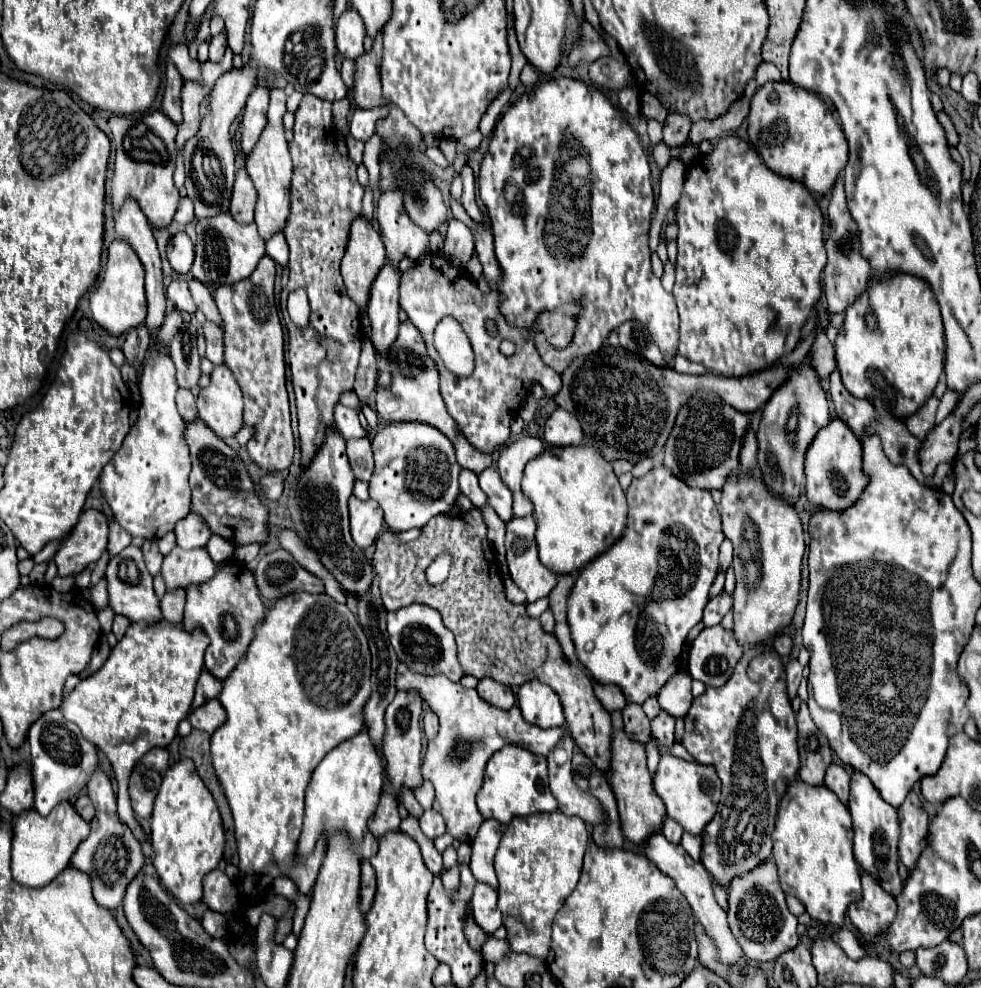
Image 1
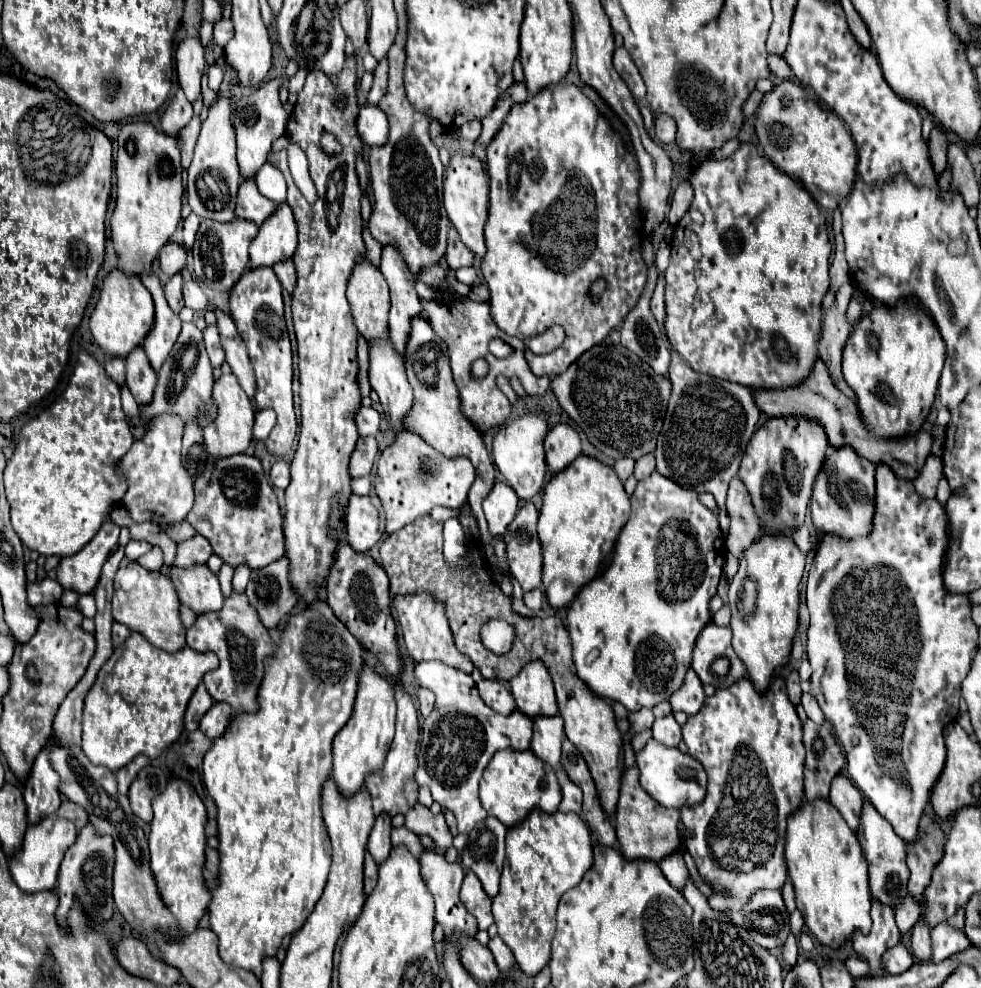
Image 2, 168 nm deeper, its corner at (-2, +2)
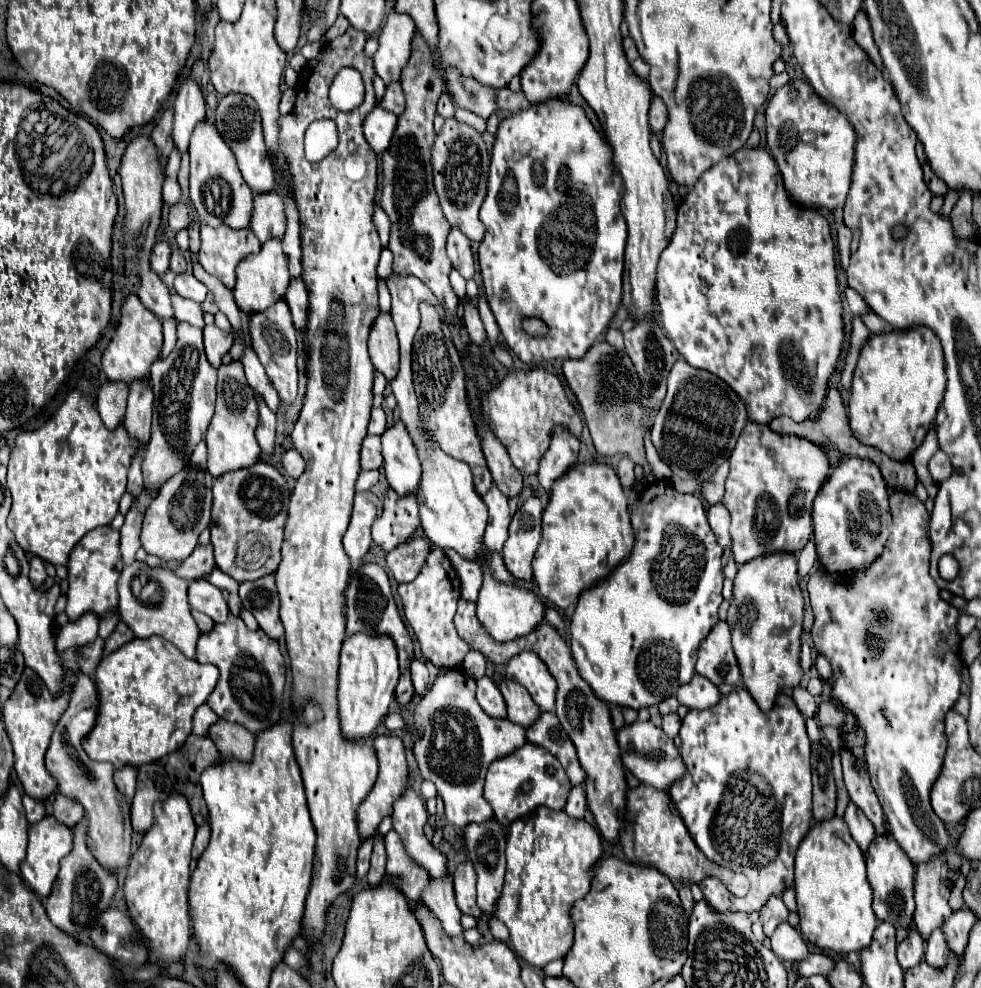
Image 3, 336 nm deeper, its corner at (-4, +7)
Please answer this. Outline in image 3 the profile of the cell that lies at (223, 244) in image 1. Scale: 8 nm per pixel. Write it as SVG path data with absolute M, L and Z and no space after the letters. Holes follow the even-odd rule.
M201 226L199 262L215 278L219 278L229 290L237 280L235 268L247 254L257 254L261 242L253 236L251 228L213 228Z

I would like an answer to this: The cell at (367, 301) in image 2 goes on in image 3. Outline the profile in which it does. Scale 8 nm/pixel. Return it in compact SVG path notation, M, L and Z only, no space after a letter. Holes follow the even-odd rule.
M379 312L369 330L369 356L375 370L383 372L387 380L393 380L399 370L399 342L393 328L391 312Z

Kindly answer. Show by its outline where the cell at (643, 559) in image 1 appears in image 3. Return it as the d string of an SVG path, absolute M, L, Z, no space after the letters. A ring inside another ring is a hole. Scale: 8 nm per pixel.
M669 482L647 486L631 510L631 520L635 544L629 558L613 568L613 572L597 586L581 592L571 616L569 632L577 670L581 678L589 682L593 692L607 704L639 710L675 696L677 688L689 682L695 674L699 642L719 620L717 610L723 602L723 548L717 544L715 534L709 528L703 502L697 496L677 492Z

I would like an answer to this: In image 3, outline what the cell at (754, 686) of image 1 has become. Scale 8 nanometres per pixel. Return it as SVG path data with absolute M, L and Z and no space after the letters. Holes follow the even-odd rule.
M739 686L723 696L713 708L689 710L681 726L681 756L687 774L681 782L669 788L689 834L697 848L713 862L741 872L749 878L751 890L745 898L735 896L705 896L705 900L725 912L757 912L771 894L781 894L793 884L795 850L811 826L811 742L805 730L805 718L797 712L791 696L779 694L769 712L759 710L747 688Z

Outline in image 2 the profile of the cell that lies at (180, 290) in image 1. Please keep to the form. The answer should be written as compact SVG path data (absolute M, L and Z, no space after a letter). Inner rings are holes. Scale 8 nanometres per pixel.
M195 281L183 283L183 301L185 301L185 307L191 307L193 311L207 309L207 303L209 303L207 295L201 291L201 287Z

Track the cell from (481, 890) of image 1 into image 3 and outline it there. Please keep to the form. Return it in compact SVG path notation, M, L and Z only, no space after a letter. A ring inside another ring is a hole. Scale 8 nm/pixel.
M469 862L459 864L453 872L453 886L455 886L457 906L463 914L471 914L471 916L479 918L481 908L477 908L475 884L477 884L477 874L473 872L473 864L469 864Z

